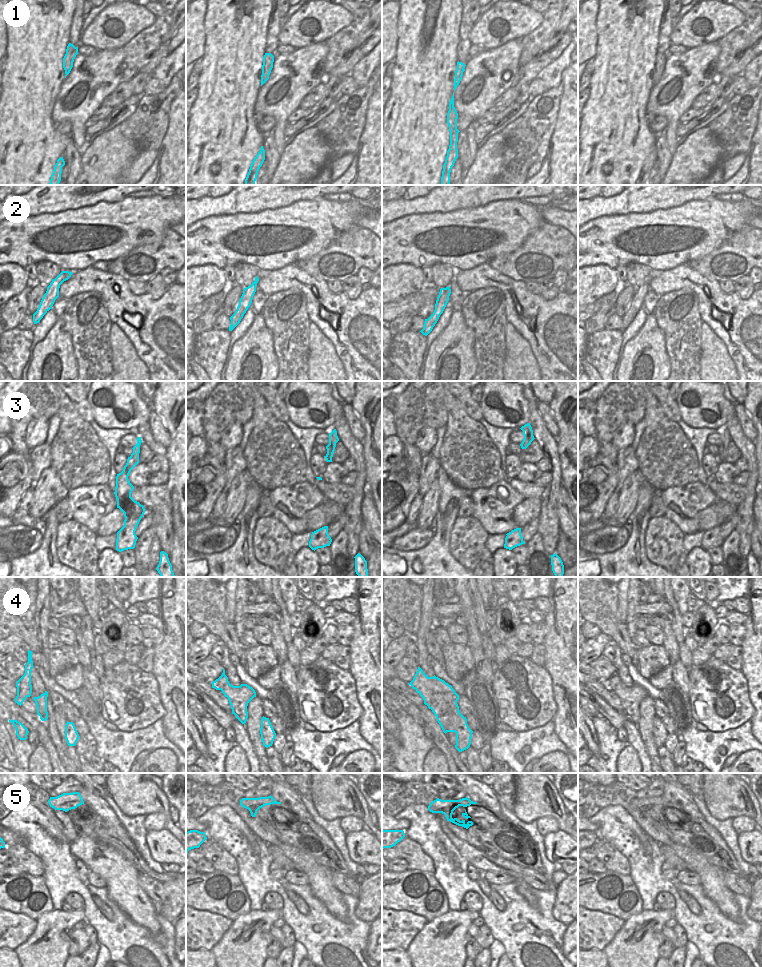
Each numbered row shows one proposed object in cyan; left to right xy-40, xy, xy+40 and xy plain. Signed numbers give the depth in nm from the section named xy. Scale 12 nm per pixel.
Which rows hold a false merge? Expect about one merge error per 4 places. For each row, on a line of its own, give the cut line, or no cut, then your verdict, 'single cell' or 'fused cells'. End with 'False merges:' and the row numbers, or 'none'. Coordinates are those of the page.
1: no cut; single cell
2: no cut; single cell
3: no cut; single cell
4: cut in xy along (228, 681), (221, 690); fused cells
5: cut in xy+40 along (453, 809), (446, 808), (440, 812); fused cells
False merges: 4, 5

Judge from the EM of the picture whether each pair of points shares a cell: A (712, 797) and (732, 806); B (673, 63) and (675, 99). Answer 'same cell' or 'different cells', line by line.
A: same cell
B: same cell

